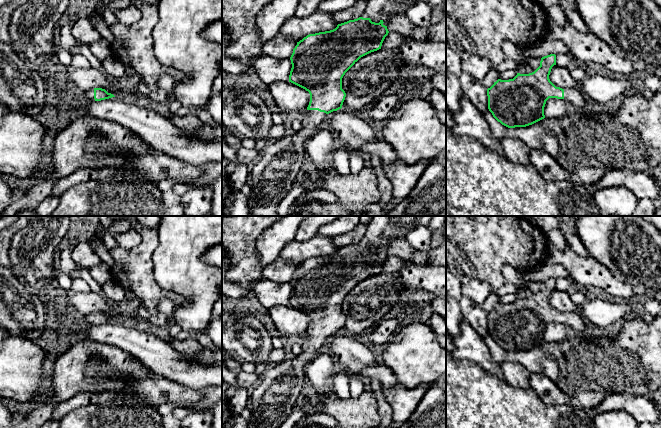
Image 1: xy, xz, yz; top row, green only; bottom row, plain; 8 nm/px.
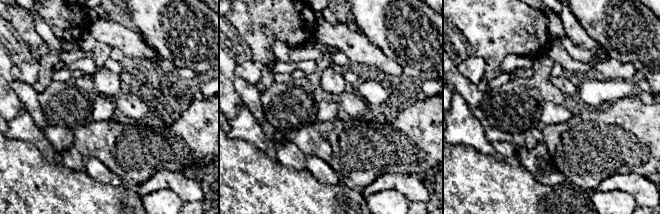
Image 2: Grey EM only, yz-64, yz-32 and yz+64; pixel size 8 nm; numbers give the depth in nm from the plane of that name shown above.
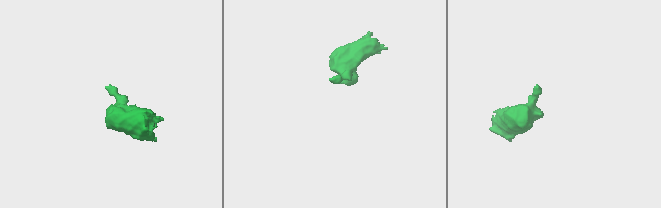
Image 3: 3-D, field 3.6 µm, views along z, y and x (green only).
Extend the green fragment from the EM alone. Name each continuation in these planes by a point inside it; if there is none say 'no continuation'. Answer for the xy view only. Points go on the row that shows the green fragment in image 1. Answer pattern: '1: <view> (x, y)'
1: xy (89, 95)

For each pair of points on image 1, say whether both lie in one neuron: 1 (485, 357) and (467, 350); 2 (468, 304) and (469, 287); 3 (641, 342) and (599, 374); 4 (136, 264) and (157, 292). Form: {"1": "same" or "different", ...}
{"1": "same", "2": "different", "3": "same", "4": "same"}

